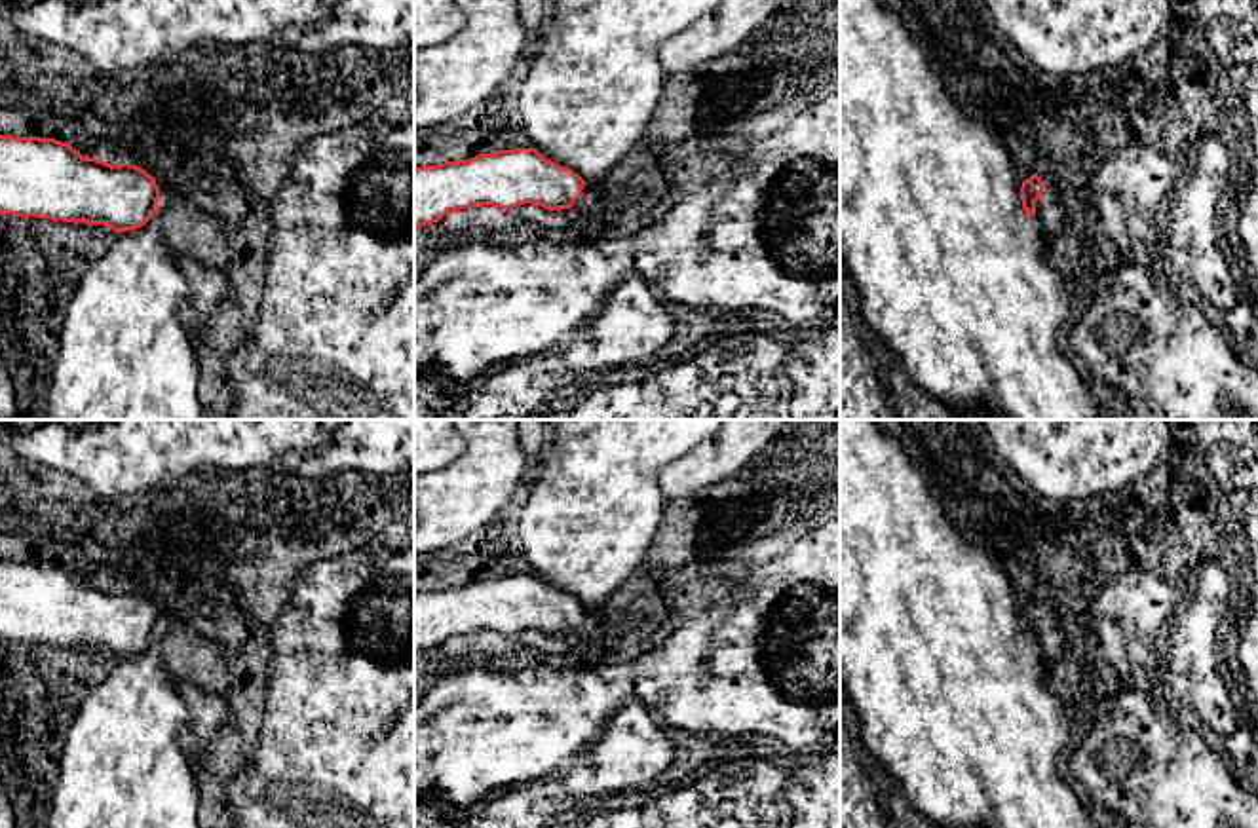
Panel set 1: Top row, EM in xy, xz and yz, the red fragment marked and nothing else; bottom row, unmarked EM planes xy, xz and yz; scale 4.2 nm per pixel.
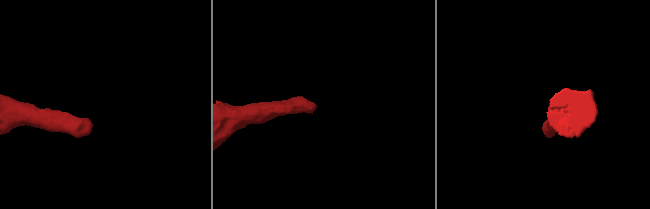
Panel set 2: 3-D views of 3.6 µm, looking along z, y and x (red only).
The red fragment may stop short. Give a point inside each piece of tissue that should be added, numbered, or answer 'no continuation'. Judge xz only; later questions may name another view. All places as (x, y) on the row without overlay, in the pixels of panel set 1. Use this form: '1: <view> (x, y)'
1: xz (591, 629)

